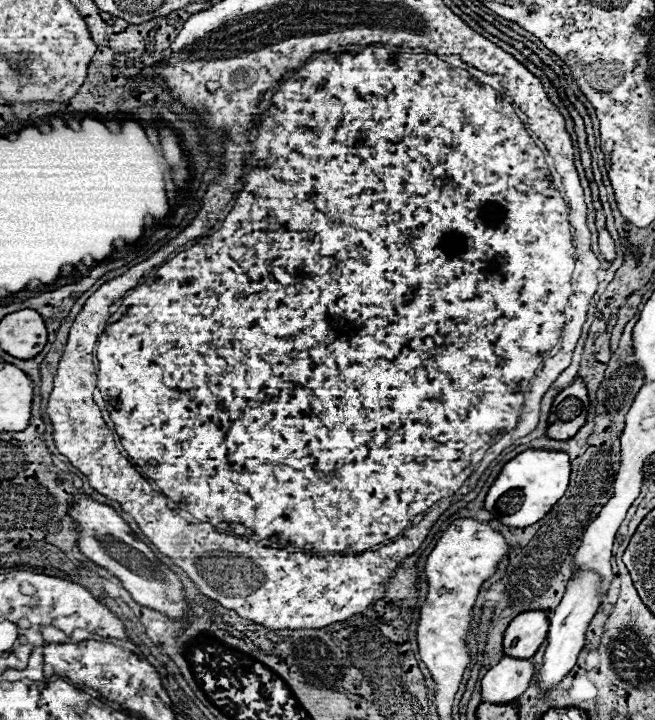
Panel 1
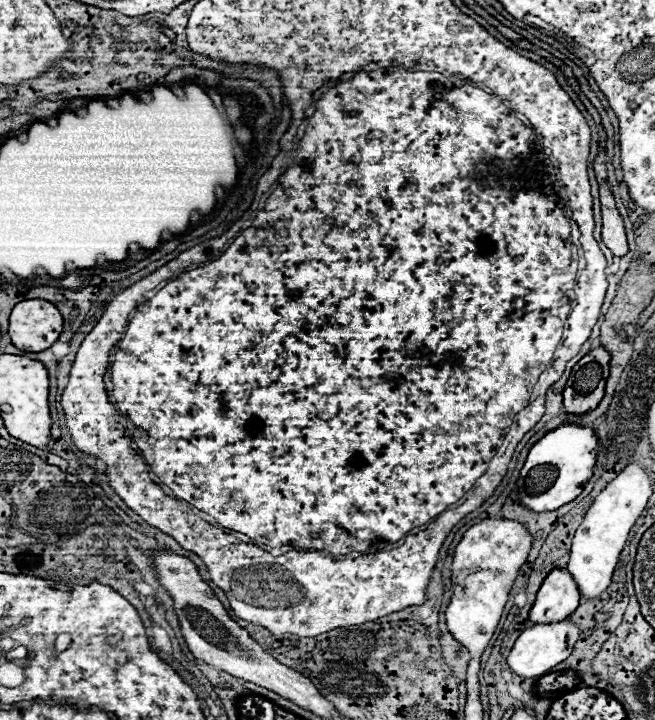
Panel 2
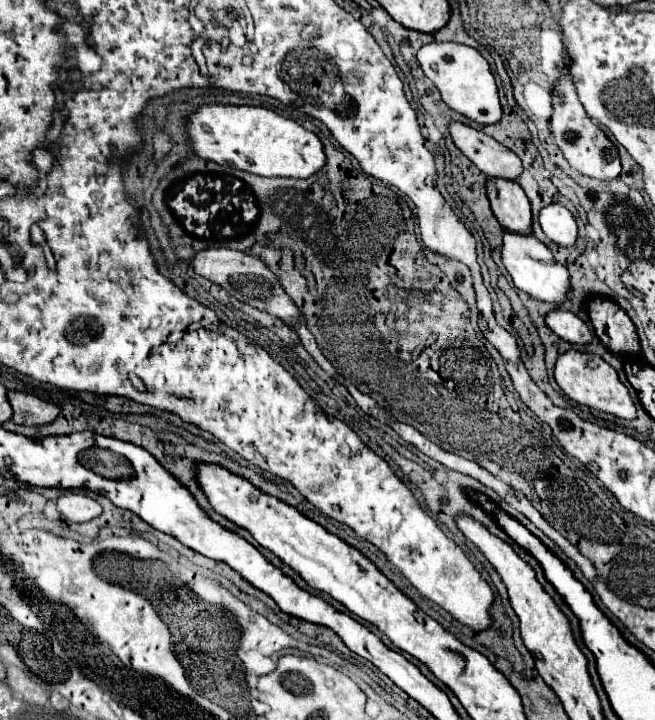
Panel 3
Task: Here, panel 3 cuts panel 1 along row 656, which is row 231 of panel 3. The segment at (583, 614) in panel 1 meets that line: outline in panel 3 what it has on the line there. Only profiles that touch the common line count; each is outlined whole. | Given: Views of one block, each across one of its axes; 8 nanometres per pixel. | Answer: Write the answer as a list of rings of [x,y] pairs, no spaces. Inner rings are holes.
[[[548,204],[540,210],[540,226],[544,230],[544,234],[560,244],[560,246],[572,246],[576,242],[578,236],[578,226],[574,216],[562,206],[562,204]]]

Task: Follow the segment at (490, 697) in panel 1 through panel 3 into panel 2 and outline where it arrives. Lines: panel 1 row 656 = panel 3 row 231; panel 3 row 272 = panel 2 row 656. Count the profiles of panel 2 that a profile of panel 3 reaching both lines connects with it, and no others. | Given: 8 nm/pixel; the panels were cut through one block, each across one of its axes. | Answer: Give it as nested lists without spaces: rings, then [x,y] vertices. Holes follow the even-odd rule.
[[[570,618],[552,624],[532,624],[514,642],[514,648],[508,656],[508,664],[522,678],[540,678],[542,674],[550,672],[552,666],[564,662],[572,654],[578,640],[580,640],[580,628]]]

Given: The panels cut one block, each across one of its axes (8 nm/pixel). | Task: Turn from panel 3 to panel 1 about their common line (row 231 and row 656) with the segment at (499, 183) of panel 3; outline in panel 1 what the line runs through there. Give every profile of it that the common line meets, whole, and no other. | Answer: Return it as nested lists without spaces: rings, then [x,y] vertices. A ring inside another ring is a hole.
[[[540,610],[518,614],[504,632],[504,654],[512,658],[532,658],[548,634],[548,618]]]

